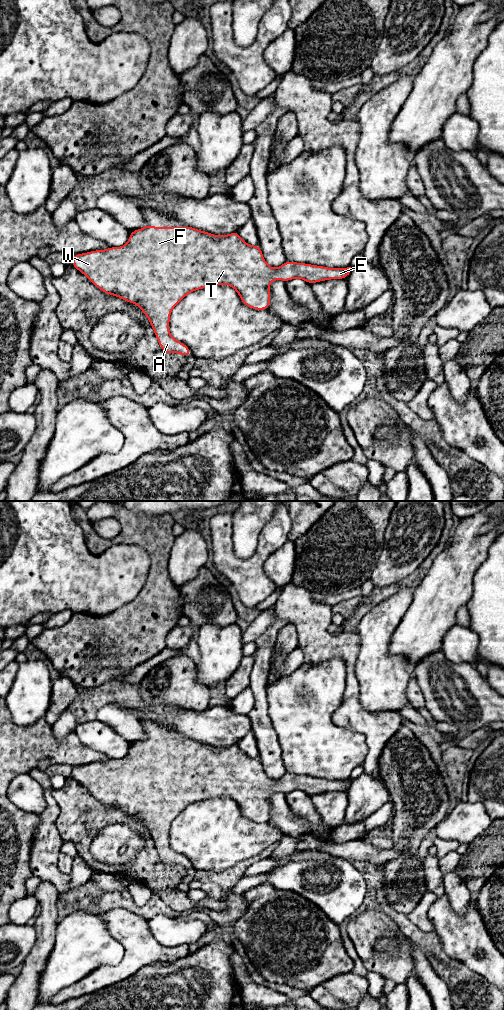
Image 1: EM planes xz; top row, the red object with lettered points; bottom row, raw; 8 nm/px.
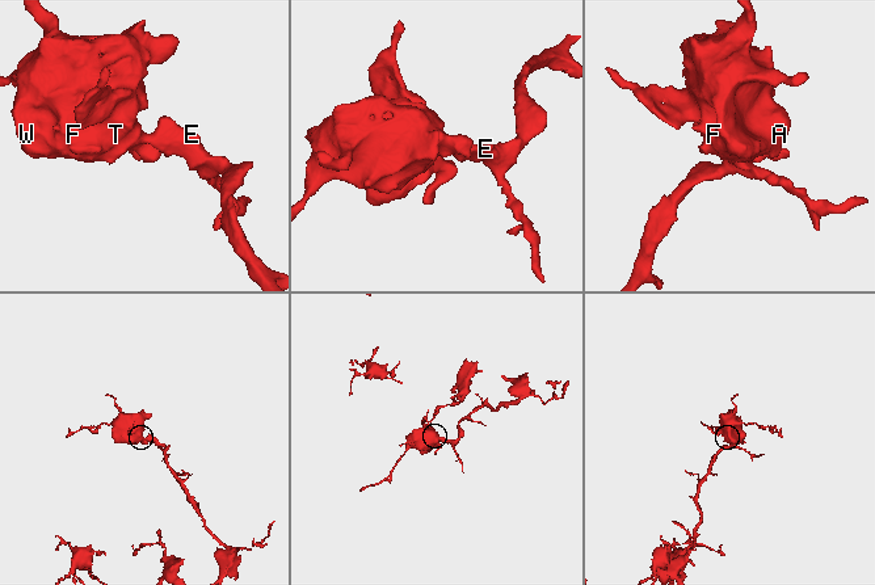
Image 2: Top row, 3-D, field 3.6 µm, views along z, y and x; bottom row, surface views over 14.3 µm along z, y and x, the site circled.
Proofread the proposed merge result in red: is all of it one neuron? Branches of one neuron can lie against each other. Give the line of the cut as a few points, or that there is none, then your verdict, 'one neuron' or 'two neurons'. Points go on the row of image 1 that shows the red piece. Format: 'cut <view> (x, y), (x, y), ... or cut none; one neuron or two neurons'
cut none; one neuron

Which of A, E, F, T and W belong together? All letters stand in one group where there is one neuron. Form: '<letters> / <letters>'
A E F T W

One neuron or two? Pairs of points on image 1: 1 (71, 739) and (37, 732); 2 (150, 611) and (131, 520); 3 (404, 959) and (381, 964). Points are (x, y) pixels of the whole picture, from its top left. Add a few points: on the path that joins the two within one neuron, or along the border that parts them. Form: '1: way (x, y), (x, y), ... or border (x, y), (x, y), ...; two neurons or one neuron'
1: way (63, 744), (49, 744), (45, 740); one neuron
2: way (158, 588), (158, 547), (154, 543); one neuron
3: way (398, 964), (387, 964); one neuron

